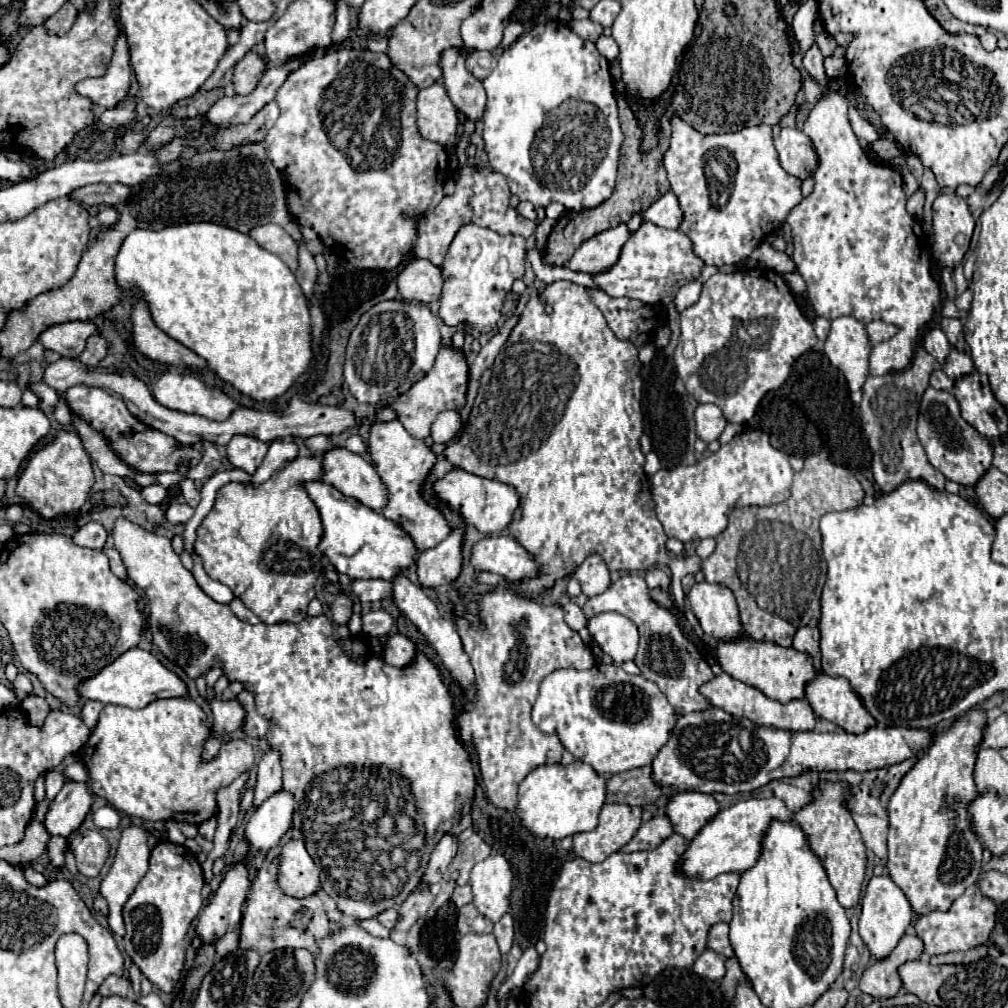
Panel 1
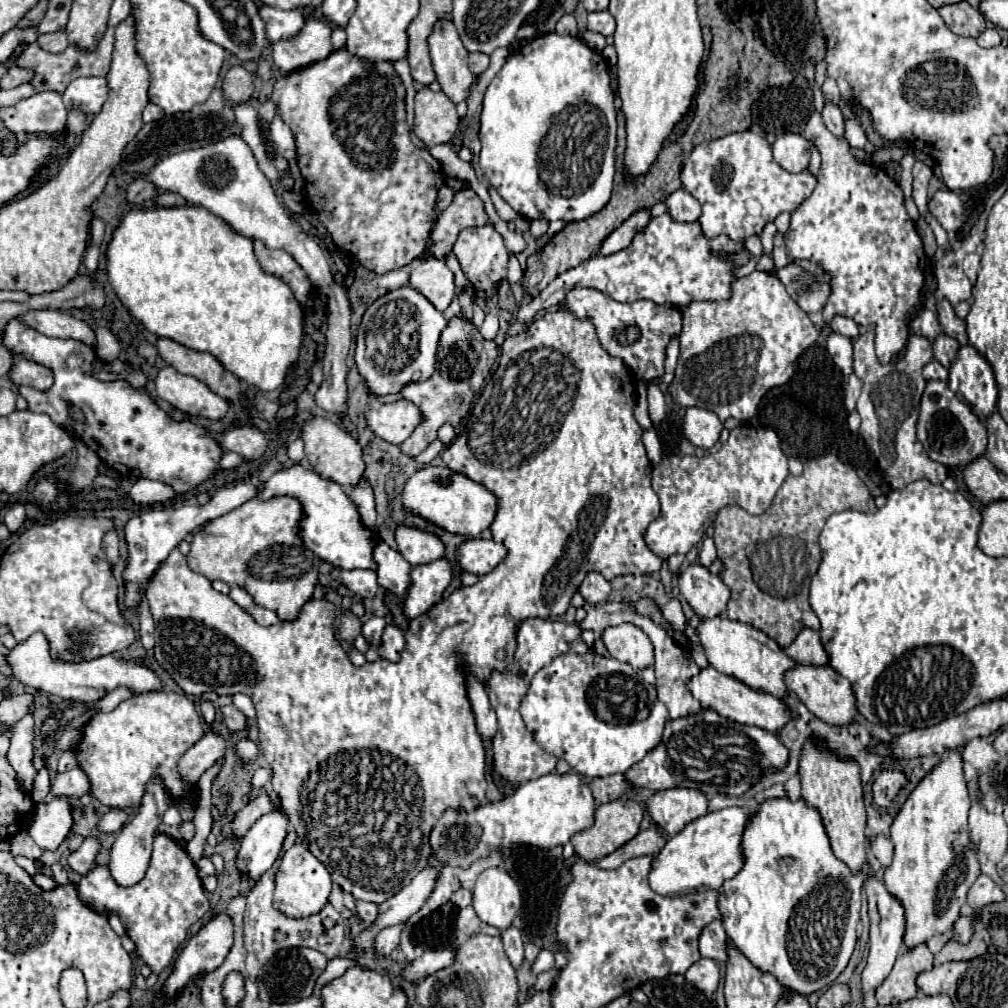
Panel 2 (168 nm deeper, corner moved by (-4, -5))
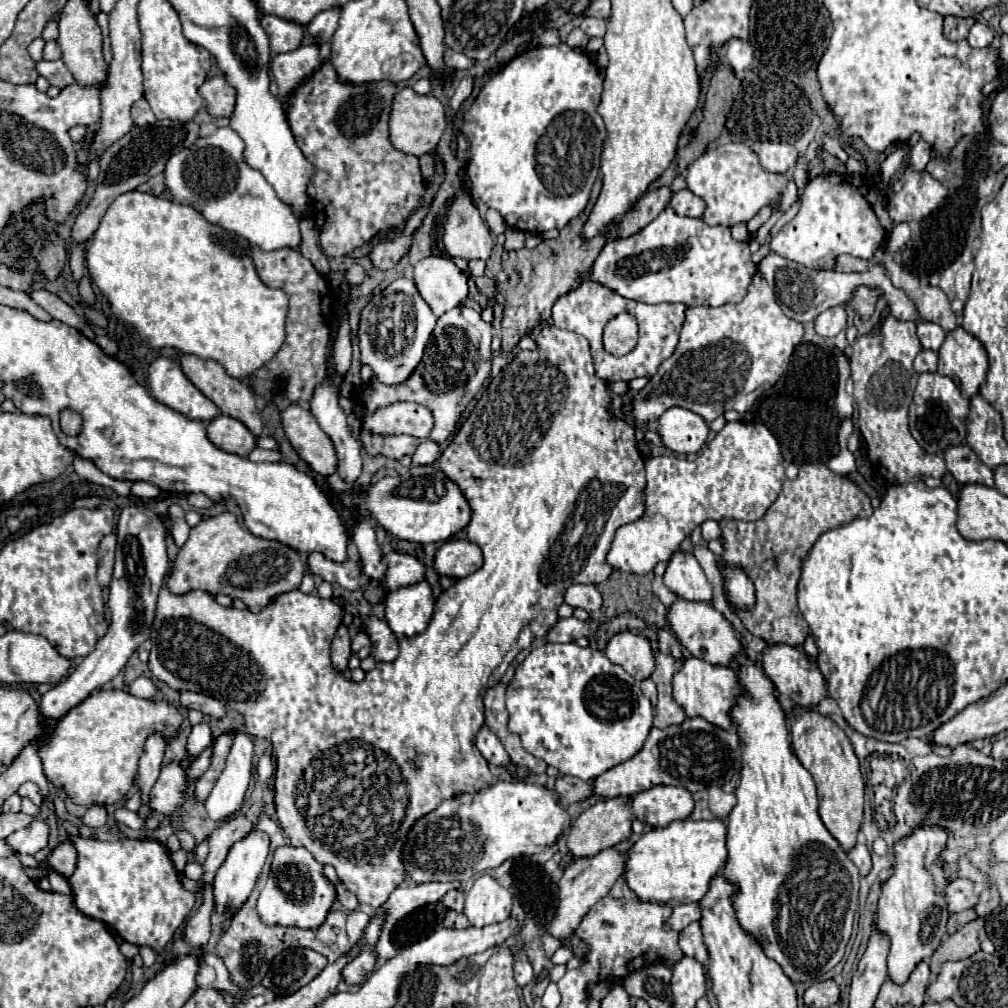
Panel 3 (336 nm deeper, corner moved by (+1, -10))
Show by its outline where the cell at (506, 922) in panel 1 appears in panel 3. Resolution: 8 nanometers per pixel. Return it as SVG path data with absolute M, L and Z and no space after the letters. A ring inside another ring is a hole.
M516 960L516 964L514 964L514 978L516 978L518 986L526 986L526 984L534 982L532 964L528 960Z

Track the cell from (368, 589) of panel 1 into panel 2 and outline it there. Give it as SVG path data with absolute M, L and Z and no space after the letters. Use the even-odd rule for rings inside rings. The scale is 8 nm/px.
M333 569L333 577L339 579L347 589L351 589L353 593L373 599L377 595L379 583L377 583L377 573L369 571L369 569L353 569L353 571L345 571L345 569Z

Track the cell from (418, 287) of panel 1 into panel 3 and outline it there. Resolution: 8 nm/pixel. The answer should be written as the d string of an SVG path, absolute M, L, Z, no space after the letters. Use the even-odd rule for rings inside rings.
M428 256L414 266L420 296L436 316L462 304L468 296L468 276L448 256Z

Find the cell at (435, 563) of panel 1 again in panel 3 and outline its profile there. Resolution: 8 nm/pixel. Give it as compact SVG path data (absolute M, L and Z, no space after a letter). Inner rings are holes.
M426 580L388 592L384 600L384 618L396 638L416 636L426 630L434 610L434 598Z

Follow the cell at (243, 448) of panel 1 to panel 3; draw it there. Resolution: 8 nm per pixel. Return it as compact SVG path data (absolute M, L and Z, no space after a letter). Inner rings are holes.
M218 414L214 420L210 420L206 430L208 430L208 440L224 452L248 456L256 446L254 434L240 420L224 414Z

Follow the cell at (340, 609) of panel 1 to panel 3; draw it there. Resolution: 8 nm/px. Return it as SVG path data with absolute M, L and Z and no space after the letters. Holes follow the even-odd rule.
M342 624L336 632L336 638L332 642L332 668L342 672L348 668L348 658L350 658L350 636L346 626Z

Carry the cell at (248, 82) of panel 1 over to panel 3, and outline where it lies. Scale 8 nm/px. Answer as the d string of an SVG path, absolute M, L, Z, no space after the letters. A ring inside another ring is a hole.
M222 76L208 78L200 88L200 96L204 98L206 110L214 118L224 118L234 112L234 88Z

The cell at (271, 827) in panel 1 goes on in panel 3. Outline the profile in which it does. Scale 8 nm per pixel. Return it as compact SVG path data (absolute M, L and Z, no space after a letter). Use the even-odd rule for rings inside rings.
M254 830L230 848L226 860L222 862L222 866L218 868L218 872L214 876L214 908L216 908L216 912L242 908L242 904L248 900L252 888L256 886L256 880L266 862L266 856L268 856L268 846L270 846L268 836Z

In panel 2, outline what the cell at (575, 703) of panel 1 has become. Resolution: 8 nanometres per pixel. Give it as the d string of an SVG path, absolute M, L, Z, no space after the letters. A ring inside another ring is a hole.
M589 651L585 655L565 653L551 665L543 667L531 681L527 697L521 703L521 717L533 737L545 751L565 759L583 777L609 777L613 773L625 773L639 763L649 751L653 751L669 721L667 705L659 701L655 687L645 683L641 673L629 663L617 659L605 659Z

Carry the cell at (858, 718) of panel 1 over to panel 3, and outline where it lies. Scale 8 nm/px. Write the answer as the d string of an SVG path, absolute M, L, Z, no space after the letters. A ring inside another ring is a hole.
M770 644L760 656L762 656L760 664L762 664L764 672L768 674L768 678L774 682L776 690L782 696L792 698L794 704L816 706L824 696L828 696L826 694L826 680L822 678L822 672L818 670L816 662L812 662L806 652L802 652L794 646L788 646L788 644Z

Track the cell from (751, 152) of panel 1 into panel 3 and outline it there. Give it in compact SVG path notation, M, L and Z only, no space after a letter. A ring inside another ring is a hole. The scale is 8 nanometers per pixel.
M742 142L718 146L716 150L704 152L698 160L694 160L688 166L686 174L688 188L706 202L704 222L710 226L732 226L738 222L748 222L762 206L770 204L774 198L782 194L786 182L786 174L770 174L762 170L756 152L752 152Z

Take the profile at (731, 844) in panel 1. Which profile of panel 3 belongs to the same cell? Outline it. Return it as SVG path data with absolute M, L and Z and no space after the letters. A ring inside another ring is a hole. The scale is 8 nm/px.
M718 818L714 820L676 820L664 828L654 828L644 832L638 842L632 844L624 858L624 880L628 888L642 902L660 902L660 904L690 904L698 902L710 888L710 880L726 864L726 824Z

